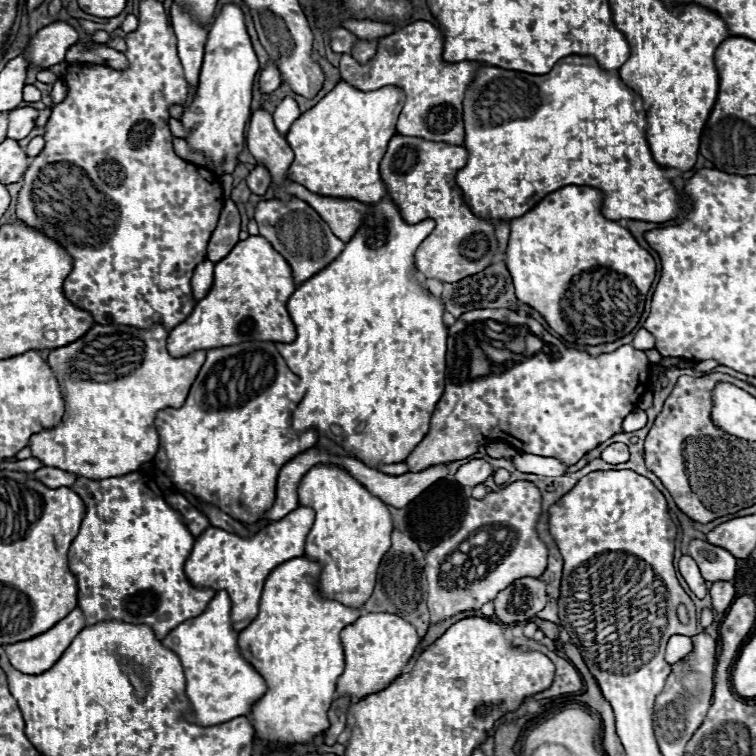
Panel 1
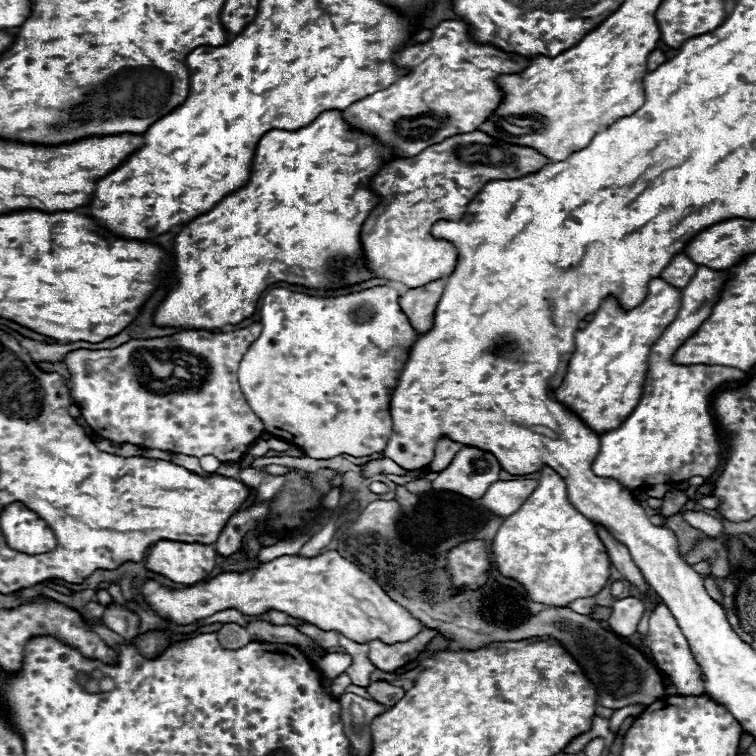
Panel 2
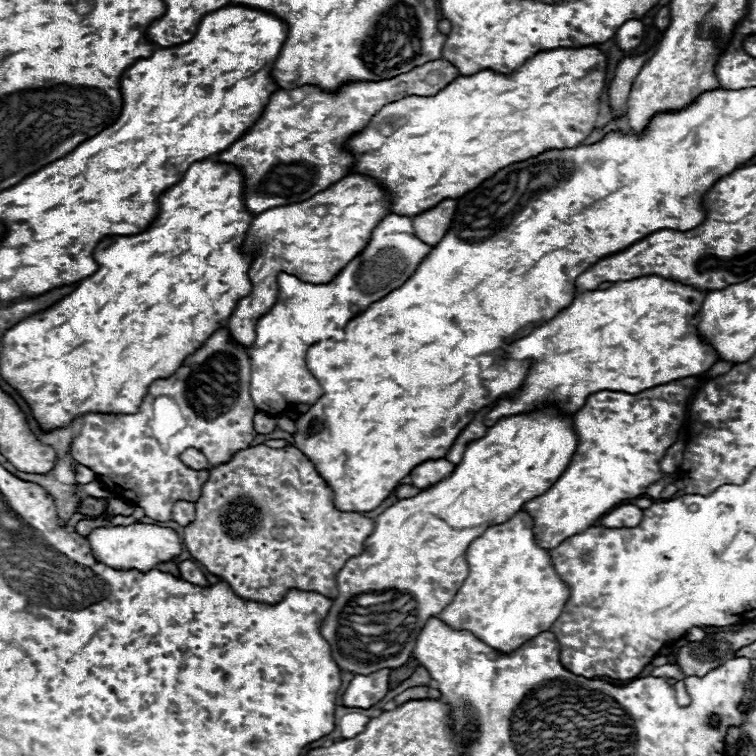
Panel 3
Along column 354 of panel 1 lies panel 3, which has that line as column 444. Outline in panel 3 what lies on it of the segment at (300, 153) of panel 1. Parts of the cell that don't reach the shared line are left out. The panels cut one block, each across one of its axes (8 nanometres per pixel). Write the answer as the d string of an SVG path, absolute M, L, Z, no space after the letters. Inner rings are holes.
M596 46L540 52L510 74L482 70L474 76L458 76L434 96L406 96L376 112L366 130L348 142L350 152L356 152L356 166L350 174L376 178L392 194L394 214L416 216L416 212L424 212L424 208L432 208L448 196L464 196L464 192L480 186L508 164L546 150L580 146L594 130L606 88L608 56Z

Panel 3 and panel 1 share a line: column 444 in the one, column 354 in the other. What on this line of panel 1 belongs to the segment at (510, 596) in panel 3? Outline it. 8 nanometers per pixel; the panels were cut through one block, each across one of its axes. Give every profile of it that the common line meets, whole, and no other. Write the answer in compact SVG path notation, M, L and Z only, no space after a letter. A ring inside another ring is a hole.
M306 556L292 558L280 564L278 568L274 568L264 582L258 616L238 634L238 646L242 656L264 676L268 684L268 692L252 706L252 712L246 716L250 724L254 724L256 736L264 744L312 742L314 736L318 736L330 726L326 712L334 700L336 680L344 672L340 630L354 624L364 614L364 610L350 608L336 600L324 598L318 588L320 574L322 574L322 564Z

